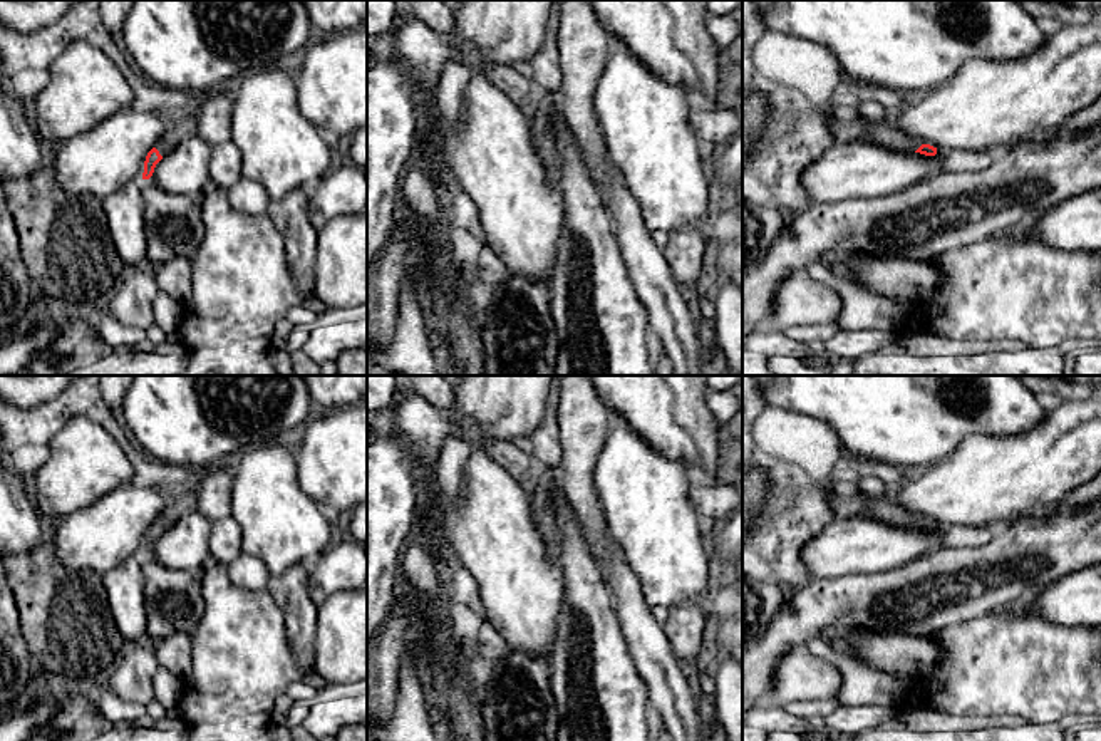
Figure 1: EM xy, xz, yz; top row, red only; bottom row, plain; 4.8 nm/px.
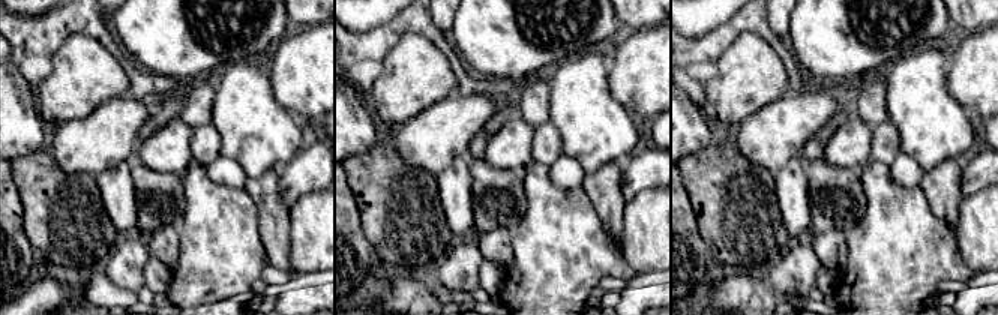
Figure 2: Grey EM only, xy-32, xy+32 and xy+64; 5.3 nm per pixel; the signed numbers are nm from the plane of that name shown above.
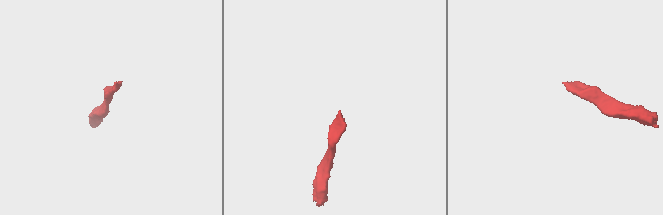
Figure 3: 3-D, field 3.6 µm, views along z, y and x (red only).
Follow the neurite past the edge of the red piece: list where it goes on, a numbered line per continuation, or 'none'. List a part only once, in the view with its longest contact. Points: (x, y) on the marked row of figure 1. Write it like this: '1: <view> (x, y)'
1: xy (183, 124)

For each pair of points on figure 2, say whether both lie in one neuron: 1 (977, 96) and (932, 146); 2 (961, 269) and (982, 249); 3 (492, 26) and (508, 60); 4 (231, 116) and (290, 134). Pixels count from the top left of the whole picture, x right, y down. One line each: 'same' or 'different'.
1: different
2: different
3: same
4: same

